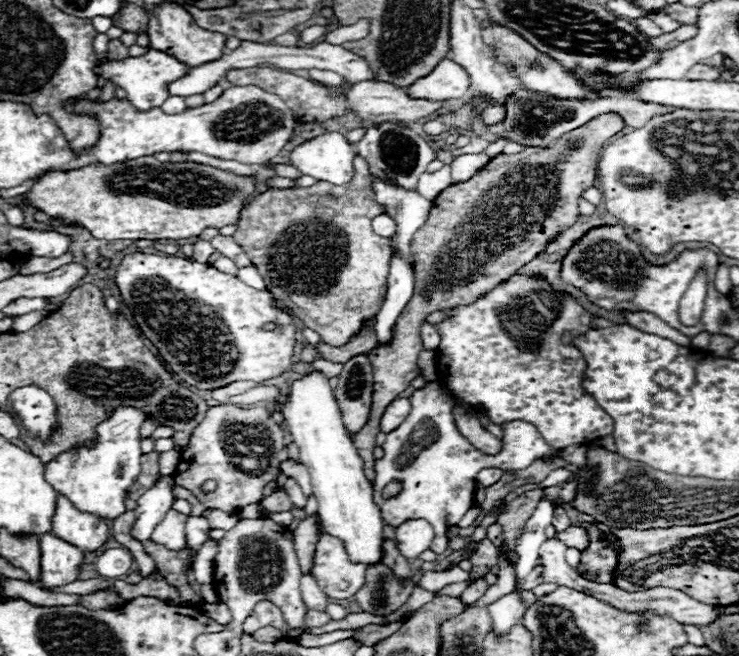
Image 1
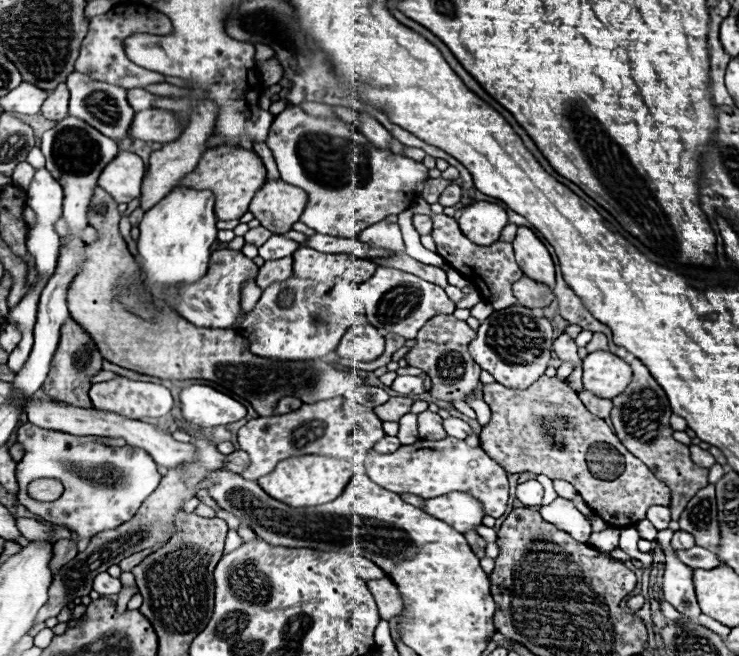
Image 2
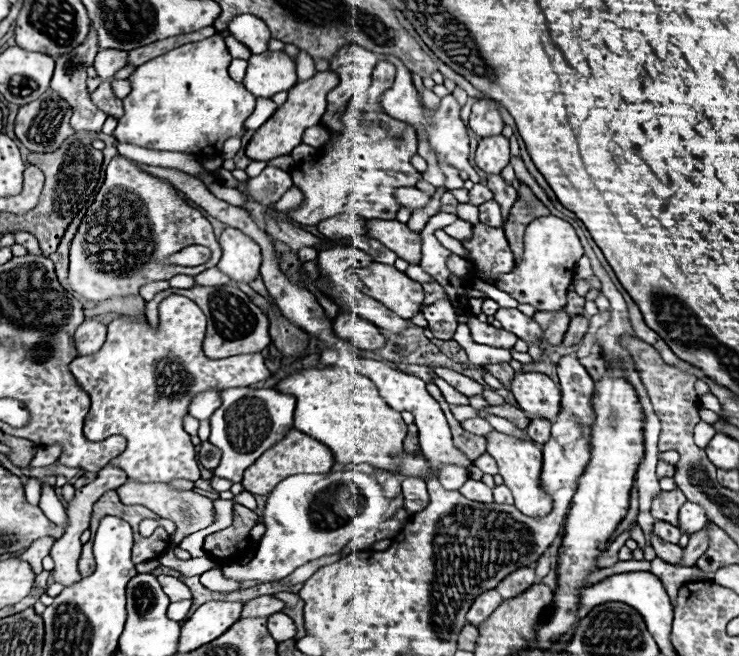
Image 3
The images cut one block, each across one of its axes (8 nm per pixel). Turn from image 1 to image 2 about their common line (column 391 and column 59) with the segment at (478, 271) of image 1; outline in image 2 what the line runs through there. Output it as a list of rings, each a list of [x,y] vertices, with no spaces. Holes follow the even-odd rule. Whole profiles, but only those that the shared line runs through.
[[[70,318],[68,324],[62,330],[60,336],[60,344],[58,350],[52,358],[52,366],[50,366],[50,374],[42,386],[44,394],[52,400],[52,402],[64,402],[70,406],[78,406],[78,408],[92,408],[92,402],[88,398],[88,390],[90,390],[90,378],[94,374],[98,374],[102,370],[102,356],[96,350],[96,344],[90,340],[90,336]]]

